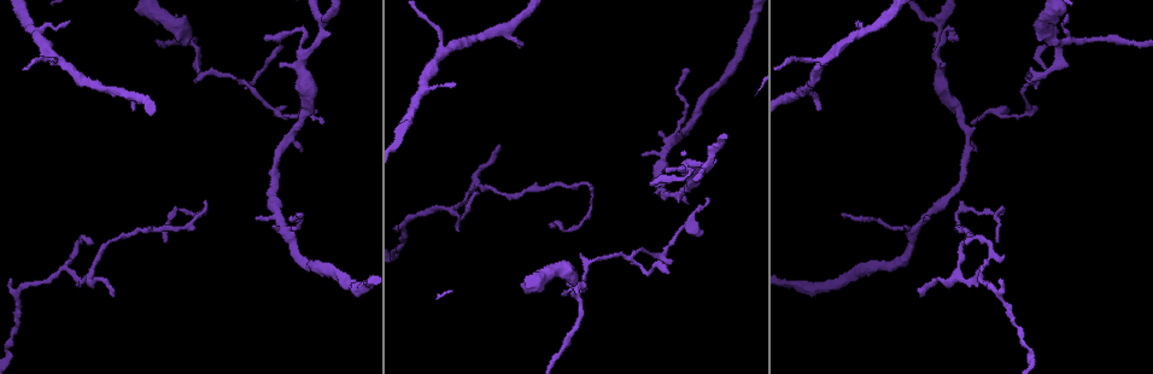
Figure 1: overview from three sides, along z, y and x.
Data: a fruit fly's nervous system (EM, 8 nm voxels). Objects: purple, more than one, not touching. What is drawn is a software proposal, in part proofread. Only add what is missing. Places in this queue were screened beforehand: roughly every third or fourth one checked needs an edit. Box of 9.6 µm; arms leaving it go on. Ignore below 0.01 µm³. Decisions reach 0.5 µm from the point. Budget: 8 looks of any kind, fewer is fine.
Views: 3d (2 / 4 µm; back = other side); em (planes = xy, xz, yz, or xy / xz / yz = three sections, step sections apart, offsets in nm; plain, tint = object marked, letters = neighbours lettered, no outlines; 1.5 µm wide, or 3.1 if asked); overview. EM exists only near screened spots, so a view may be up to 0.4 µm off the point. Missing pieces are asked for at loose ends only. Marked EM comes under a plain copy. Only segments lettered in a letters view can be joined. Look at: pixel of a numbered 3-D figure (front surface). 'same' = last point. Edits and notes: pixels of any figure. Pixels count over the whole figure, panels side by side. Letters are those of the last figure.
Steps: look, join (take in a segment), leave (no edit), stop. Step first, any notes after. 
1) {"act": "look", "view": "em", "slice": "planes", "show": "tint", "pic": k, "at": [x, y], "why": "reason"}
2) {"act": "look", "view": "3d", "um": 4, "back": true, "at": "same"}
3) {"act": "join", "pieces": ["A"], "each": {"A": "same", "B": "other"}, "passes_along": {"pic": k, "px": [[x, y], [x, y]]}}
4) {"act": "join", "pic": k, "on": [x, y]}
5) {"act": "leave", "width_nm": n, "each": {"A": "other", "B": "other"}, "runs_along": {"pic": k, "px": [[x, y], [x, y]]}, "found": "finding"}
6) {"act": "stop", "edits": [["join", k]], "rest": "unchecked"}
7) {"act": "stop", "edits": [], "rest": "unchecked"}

{"act": "look", "view": "3d", "um": 4, "pic": 1, "at": [478, 191], "why": "free end"}

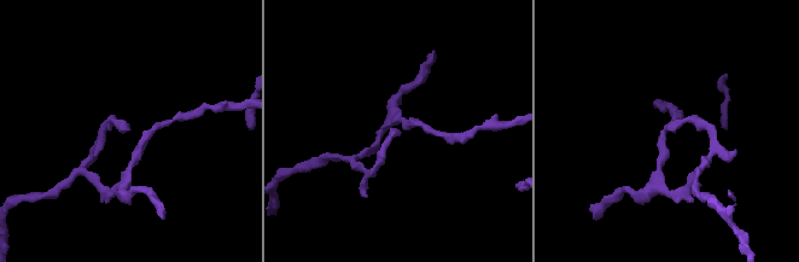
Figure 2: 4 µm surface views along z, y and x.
{"act": "look", "view": "em", "slice": "planes", "show": "letters", "pic": 2, "at": [125, 129], "why": "now the EM"}

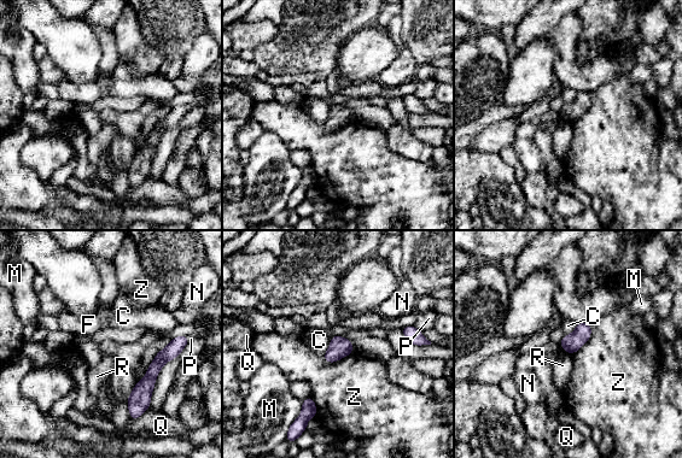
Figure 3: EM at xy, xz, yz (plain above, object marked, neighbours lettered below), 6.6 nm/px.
{"act": "leave", "width_nm": 120, "longest_contact_nm": ["Z", 220], "each": {"C": "other", "F": "other", "M": "other", "N": "other", "P": "other", "Q": "other", "R": "other", "Z": "other"}, "found": "no lettered segment goes on from it"}

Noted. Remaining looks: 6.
{"act": "look", "view": "3d", "um": 4, "pic": 1, "at": [688, 203], "why": "branch stops here"}

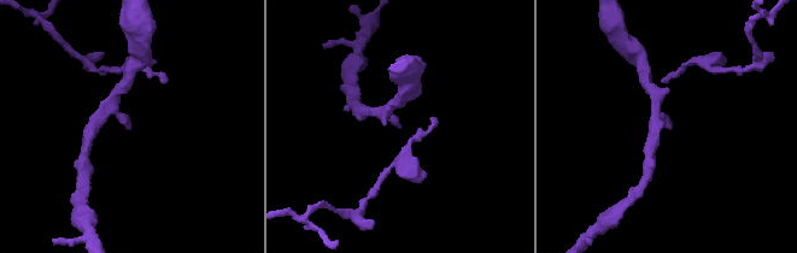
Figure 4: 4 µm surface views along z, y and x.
{"act": "look", "view": "em", "slice": "xz", "step": 8, "show": "letters", "pic": 4, "at": [399, 124], "arm_widths_nm": [190, 200], "why": "shape alone is not enough"}

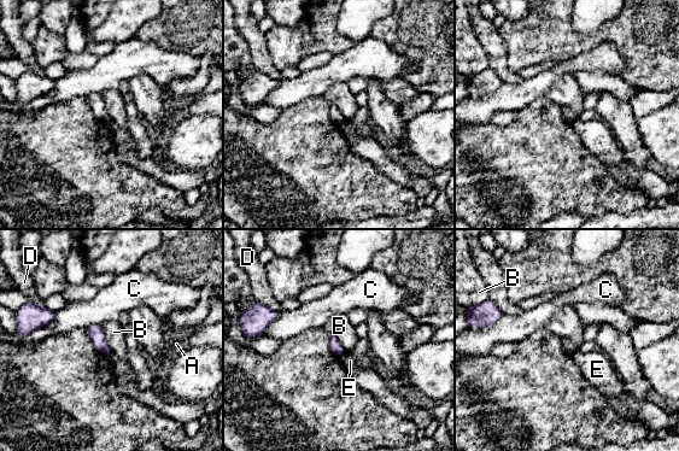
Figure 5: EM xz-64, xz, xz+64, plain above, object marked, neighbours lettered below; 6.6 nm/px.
{"act": "look", "view": "em", "slice": "planes", "show": "letters", "at": "same"}

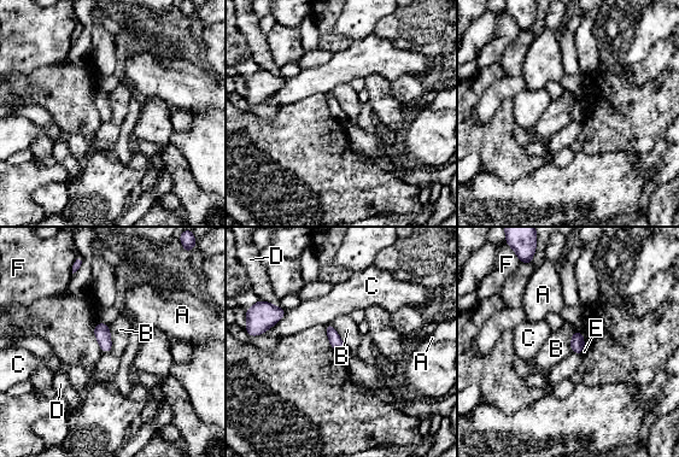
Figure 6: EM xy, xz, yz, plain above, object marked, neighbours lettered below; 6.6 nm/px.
{"act": "leave", "each": {"A": "other", "B": "other", "C": "other", "D": "other", "E": "other", "F": "other"}, "border": {"pic": 6, "px": [[329, 323], [347, 351]]}, "found": "none of them fits"}

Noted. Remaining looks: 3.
{"act": "look", "view": "em", "slice": "planes", "show": "letters", "pic": 1, "at": [517, 43], "why": "branch stops here"}

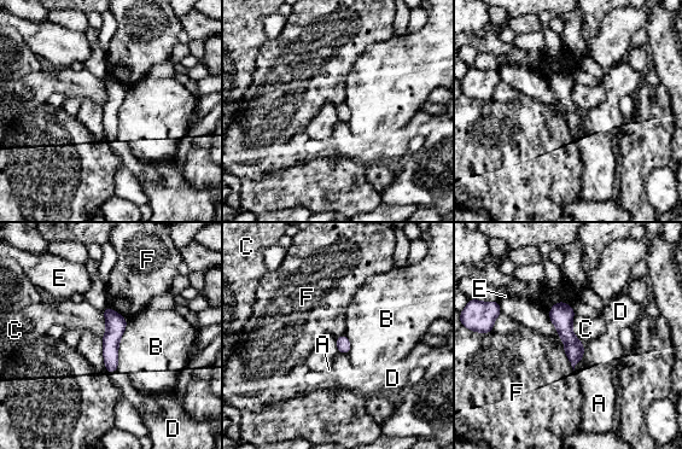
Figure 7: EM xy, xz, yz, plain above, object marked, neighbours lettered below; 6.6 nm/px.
{"act": "leave", "width_nm": 140, "each": {"A": "other", "B": "other", "C": "other", "D": "other", "E": "other", "F": "other"}, "found": "none of them fits"}

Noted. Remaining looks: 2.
{"act": "stop", "edits": [], "rest": "unchecked"}

